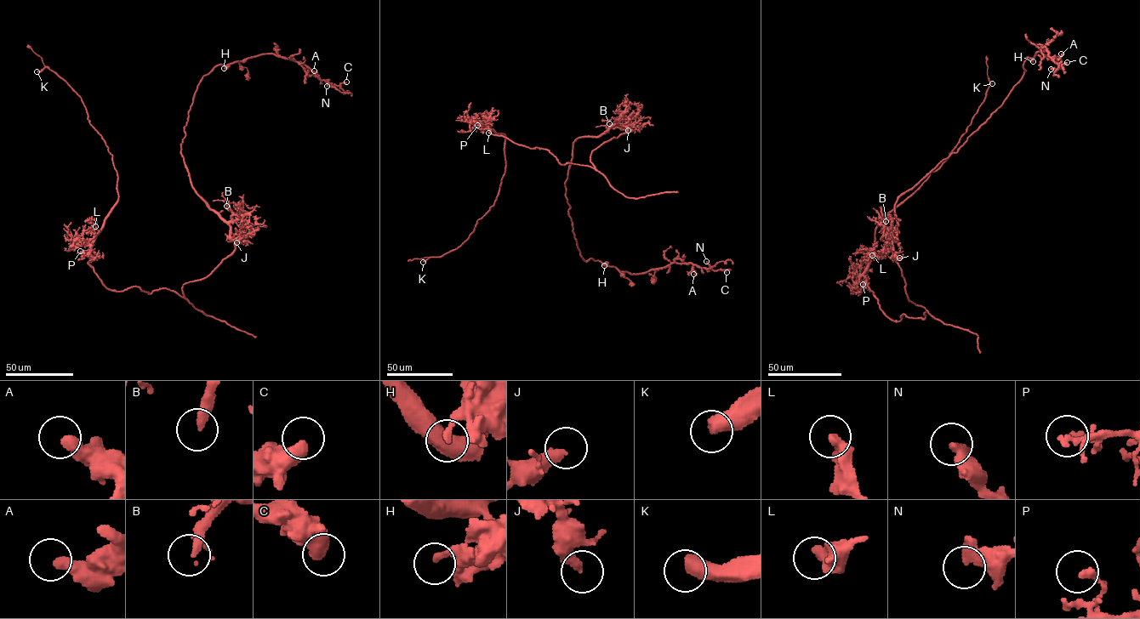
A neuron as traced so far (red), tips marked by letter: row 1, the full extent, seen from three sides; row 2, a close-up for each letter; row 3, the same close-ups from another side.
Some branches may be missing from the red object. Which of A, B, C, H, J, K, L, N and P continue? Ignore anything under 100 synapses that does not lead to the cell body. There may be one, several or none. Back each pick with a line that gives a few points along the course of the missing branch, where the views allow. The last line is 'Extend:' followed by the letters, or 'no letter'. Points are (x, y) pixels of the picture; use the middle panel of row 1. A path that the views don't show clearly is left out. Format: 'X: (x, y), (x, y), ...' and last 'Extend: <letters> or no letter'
Extend: K

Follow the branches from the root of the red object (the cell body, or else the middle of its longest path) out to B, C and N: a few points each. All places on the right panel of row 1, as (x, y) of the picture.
B: (909, 299), (902, 269), (888, 247), (891, 217), (886, 221)
C: (909, 299), (888, 247), (897, 199), (1002, 105), (1027, 58), (1048, 40), (1049, 57), (1063, 67), (1067, 62)
N: (909, 299), (888, 247), (897, 199), (1002, 105), (1027, 58), (1048, 40), (1059, 65), (1051, 69)

